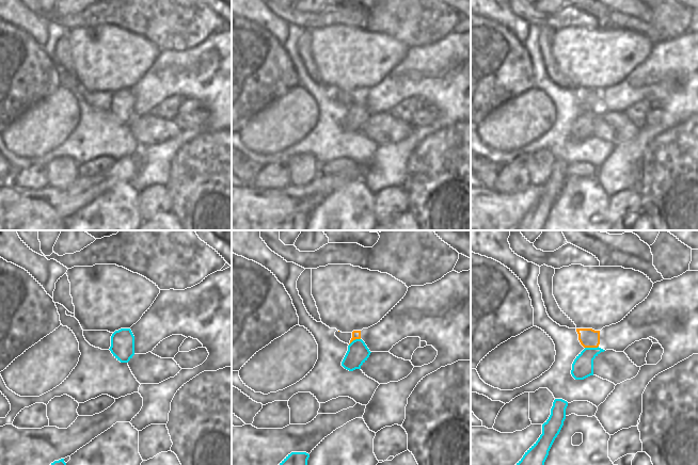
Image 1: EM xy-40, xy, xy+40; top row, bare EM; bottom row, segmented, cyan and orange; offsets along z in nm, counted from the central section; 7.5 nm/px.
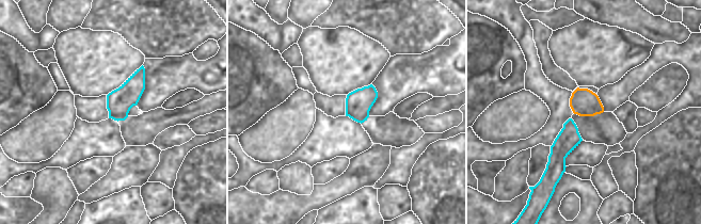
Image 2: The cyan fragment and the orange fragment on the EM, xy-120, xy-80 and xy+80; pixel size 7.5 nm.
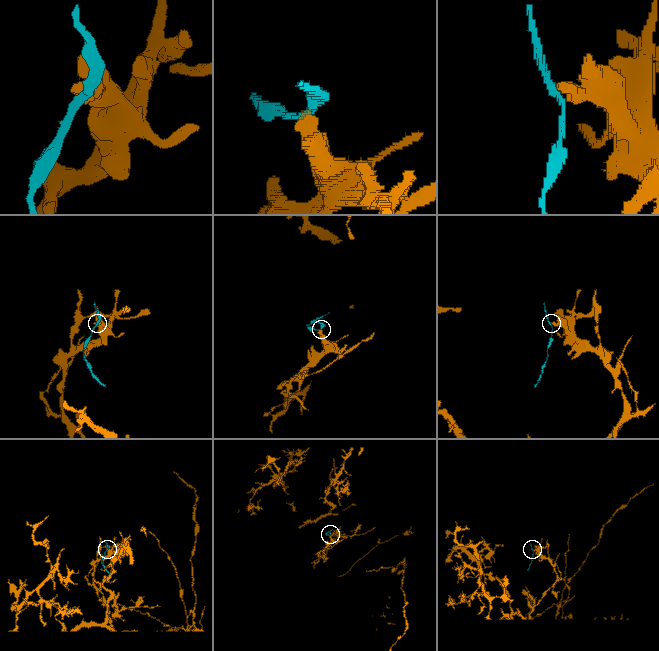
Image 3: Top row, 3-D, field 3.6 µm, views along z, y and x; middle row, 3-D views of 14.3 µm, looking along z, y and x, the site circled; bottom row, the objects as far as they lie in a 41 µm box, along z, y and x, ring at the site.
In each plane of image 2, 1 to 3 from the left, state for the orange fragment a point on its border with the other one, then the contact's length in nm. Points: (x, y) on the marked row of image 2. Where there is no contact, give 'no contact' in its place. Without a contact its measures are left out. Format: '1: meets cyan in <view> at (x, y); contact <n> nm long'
1: no contact
2: no contact
3: no contact

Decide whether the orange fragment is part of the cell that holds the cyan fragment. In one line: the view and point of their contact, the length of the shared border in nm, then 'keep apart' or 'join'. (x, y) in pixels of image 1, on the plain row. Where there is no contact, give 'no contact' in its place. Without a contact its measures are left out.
xy+40 (591, 109) | 110 nm | keep apart

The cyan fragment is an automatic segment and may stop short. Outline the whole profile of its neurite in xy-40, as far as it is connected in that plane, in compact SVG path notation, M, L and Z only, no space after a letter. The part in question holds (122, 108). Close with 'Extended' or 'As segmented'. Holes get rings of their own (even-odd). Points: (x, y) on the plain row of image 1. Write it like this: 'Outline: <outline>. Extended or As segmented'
Outline: M121 90L111 97L109 110L121 124L128 124L134 116L134 97L130 90Z. As segmented.

